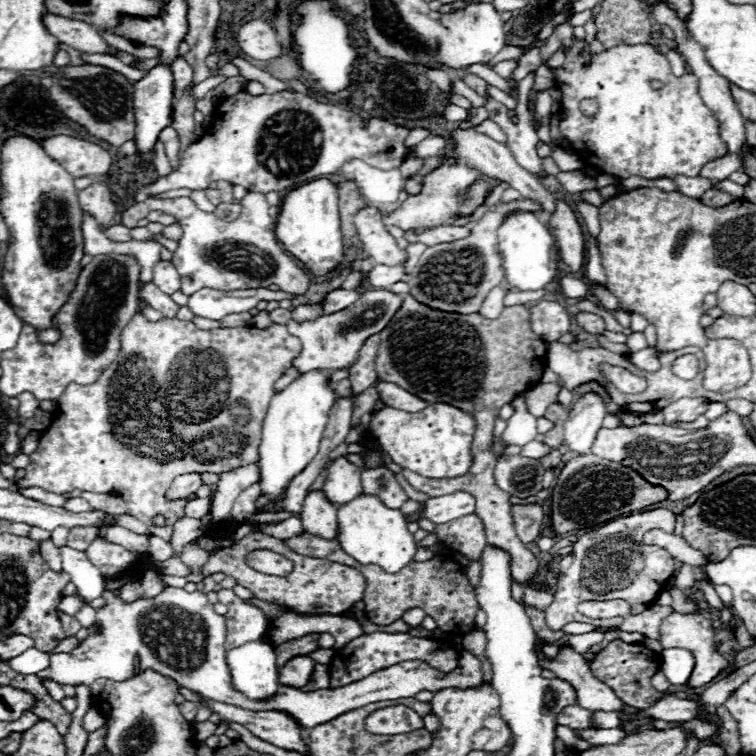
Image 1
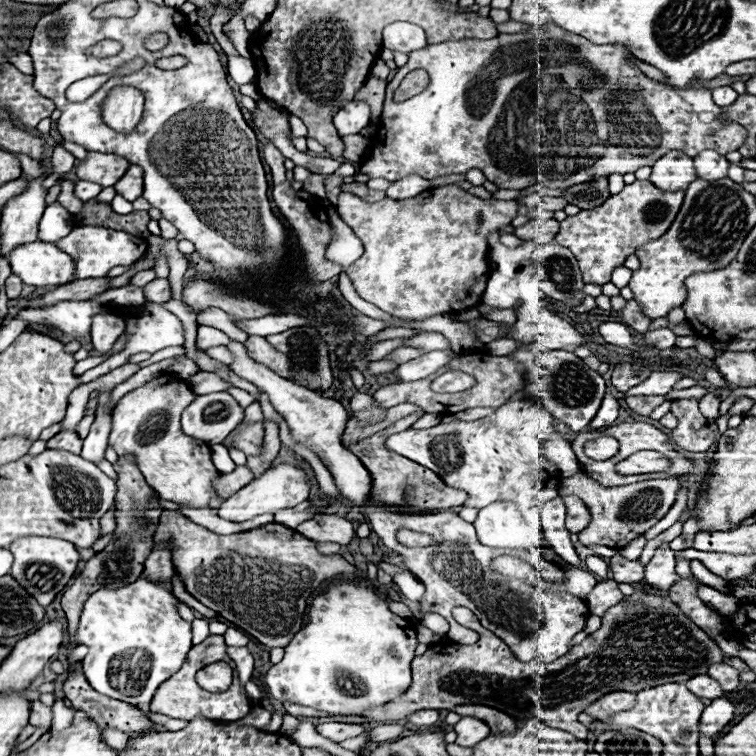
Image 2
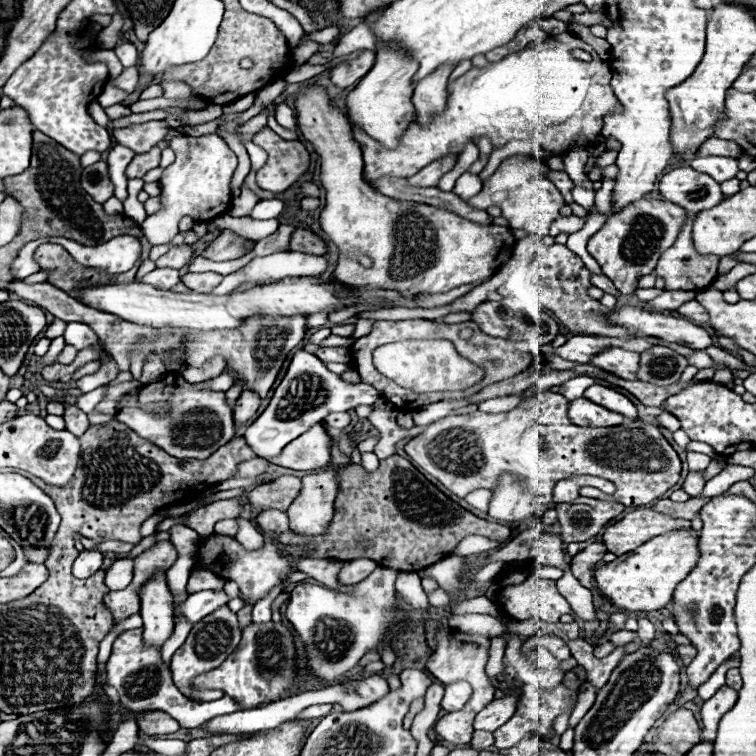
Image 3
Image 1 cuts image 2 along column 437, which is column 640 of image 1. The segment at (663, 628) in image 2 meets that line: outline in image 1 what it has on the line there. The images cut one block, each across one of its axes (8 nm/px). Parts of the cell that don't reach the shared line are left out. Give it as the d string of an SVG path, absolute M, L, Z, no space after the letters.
M622 640L610 642L590 664L592 674L600 682L608 684L626 706L632 706L638 710L644 710L662 698L662 692L658 692L650 682L650 678L656 674L658 668L660 668L660 658L654 652L650 652L644 644L626 644Z

